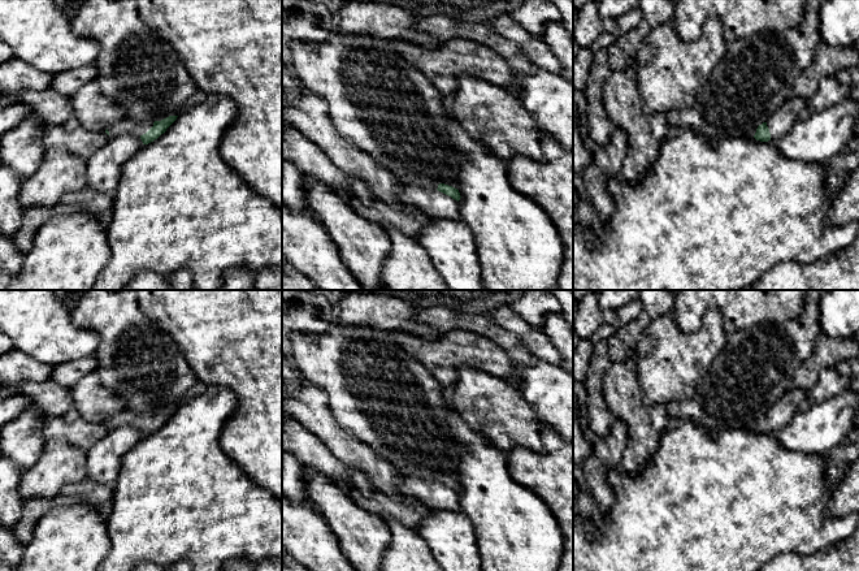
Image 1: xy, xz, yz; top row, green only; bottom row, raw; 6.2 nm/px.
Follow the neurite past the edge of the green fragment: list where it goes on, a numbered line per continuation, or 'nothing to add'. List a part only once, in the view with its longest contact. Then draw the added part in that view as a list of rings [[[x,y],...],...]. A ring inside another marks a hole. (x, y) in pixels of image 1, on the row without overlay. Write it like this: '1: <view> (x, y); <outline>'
1: xz (429, 494); [[[404,477],[400,490],[412,497],[422,509],[461,510],[459,493],[438,483],[416,477]]]

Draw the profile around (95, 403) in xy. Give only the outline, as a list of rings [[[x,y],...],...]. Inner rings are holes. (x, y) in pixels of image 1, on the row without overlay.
[[[95,372],[88,373],[70,389],[73,407],[90,423],[105,423],[125,410],[125,402],[105,389]]]

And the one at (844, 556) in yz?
[[[859,525],[843,541],[811,554],[780,554],[759,571],[859,571]]]

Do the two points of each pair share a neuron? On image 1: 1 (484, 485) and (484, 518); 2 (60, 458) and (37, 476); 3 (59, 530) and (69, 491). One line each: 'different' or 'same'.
1: same
2: same
3: different

